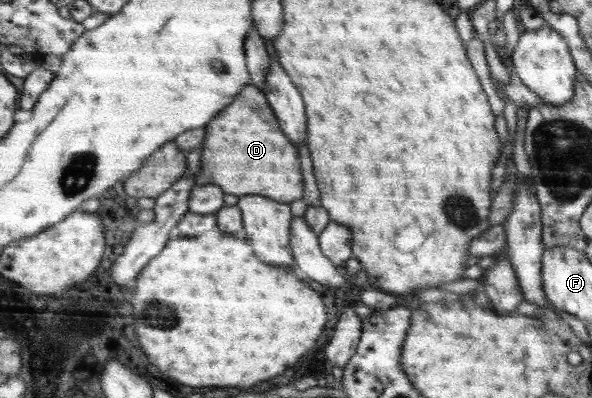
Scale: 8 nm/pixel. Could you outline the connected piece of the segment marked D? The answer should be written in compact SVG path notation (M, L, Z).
M250 83L220 113L213 125L203 127L201 170L195 174L197 186L215 183L238 198L257 195L283 204L302 199L303 177L297 149L279 129L265 93Z

